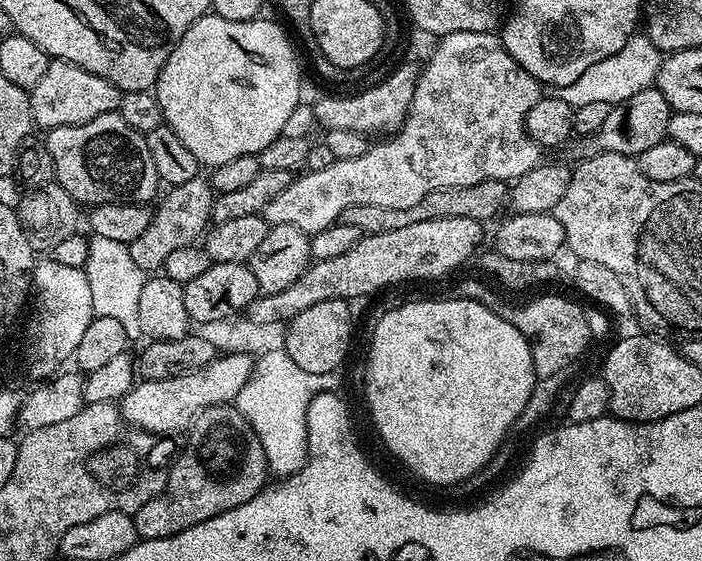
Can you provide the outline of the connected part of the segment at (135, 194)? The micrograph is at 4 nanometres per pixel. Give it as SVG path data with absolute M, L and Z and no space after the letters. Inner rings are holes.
M119 111L107 112L85 124L49 128L43 141L54 162L55 183L62 185L77 205L147 205L157 199L158 181L146 135L126 126Z

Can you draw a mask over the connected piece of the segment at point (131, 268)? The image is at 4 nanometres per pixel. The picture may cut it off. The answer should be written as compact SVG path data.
M92 236L88 242L88 261L83 266L86 278L90 282L90 302L95 315L115 318L130 338L141 335L138 322L138 298L142 295L142 286L146 274L138 268L130 256L129 245L114 242L110 238Z

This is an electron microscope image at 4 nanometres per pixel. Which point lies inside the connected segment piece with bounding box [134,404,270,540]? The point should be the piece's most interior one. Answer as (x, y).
(223, 466)

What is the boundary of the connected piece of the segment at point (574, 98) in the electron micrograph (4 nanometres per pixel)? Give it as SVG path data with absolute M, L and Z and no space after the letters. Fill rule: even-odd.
M646 34L631 36L618 50L618 54L610 54L610 58L602 58L602 62L594 62L578 82L570 82L570 86L562 86L555 89L554 95L562 98L571 108L581 108L590 102L606 102L607 104L621 104L626 98L634 98L638 90L646 90L653 87L656 82L656 75L660 69L662 54L650 42Z

